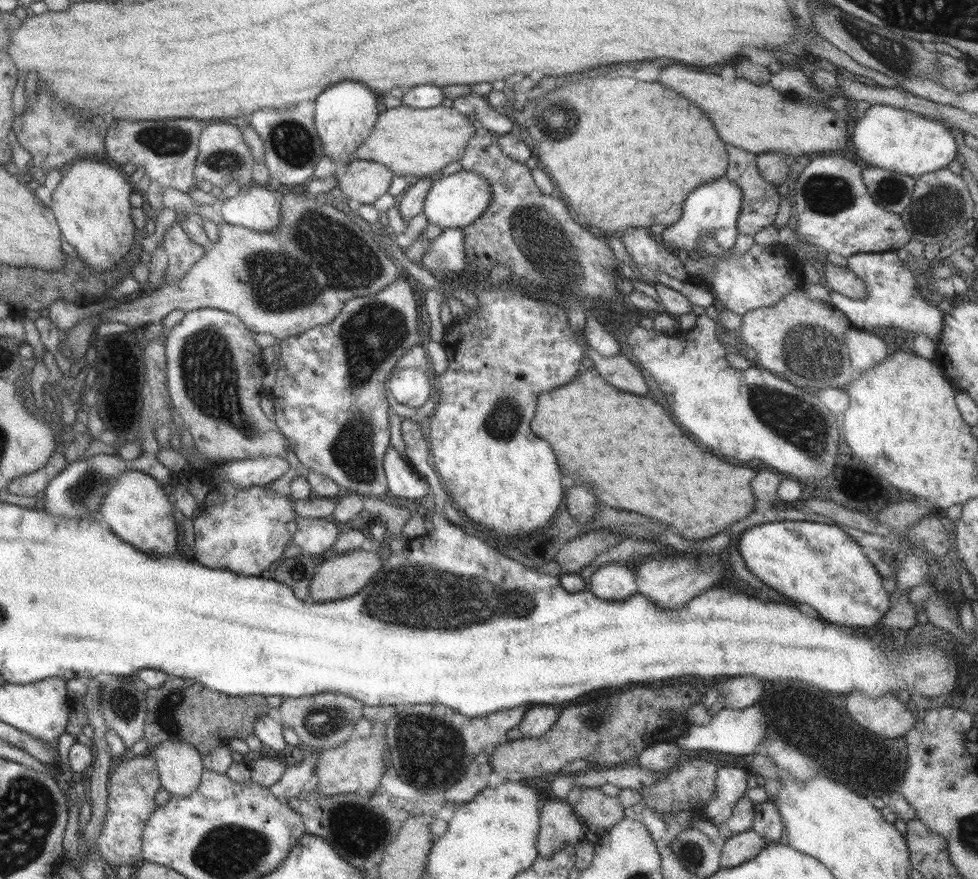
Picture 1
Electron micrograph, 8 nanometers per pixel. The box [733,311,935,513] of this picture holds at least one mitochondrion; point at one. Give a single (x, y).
(791, 415)

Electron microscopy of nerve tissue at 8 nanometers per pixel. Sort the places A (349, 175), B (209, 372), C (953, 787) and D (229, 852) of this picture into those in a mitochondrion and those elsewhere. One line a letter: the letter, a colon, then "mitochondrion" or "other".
A: other
B: mitochondrion
C: other
D: mitochondrion

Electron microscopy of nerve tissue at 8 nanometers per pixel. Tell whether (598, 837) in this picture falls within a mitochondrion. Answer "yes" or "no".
no

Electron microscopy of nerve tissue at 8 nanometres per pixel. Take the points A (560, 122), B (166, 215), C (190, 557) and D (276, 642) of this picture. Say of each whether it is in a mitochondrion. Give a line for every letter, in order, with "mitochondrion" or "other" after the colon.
A: mitochondrion
B: other
C: other
D: other

